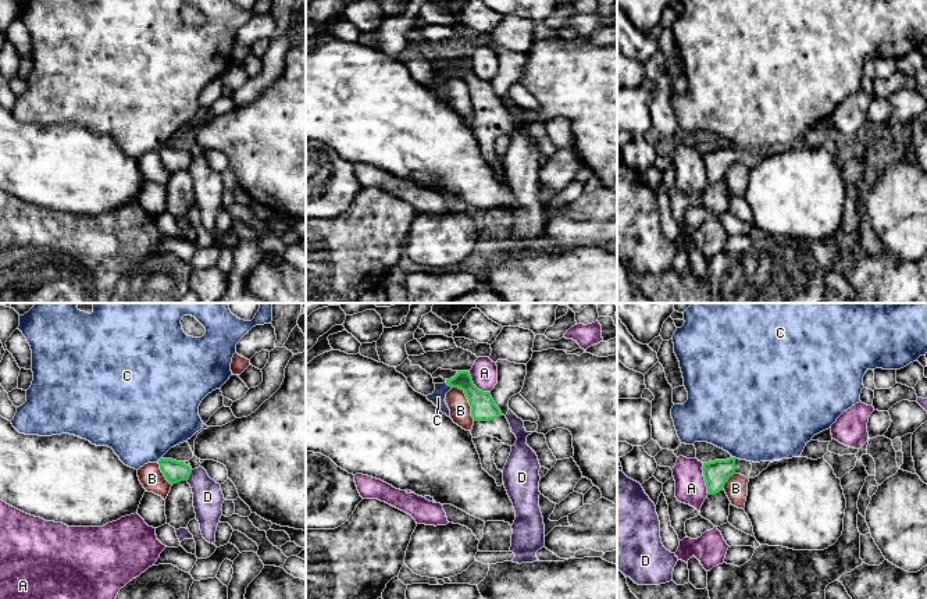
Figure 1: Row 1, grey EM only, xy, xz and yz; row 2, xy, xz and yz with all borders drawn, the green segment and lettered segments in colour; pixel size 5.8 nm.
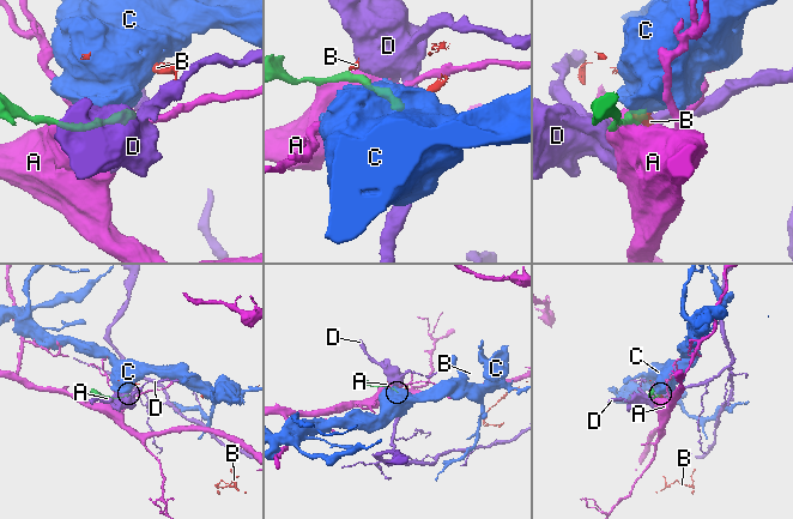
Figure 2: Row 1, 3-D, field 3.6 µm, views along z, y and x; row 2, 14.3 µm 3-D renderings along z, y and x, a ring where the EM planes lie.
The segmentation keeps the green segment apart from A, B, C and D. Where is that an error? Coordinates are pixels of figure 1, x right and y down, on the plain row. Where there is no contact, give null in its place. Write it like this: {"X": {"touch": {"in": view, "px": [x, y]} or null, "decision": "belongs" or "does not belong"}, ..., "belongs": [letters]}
{"A": {"touch": {"in": "yz", "px": [705, 167]}, "decision": "does not belong"}, "B": {"touch": {"in": "xz", "px": [469, 89]}, "decision": "does not belong"}, "C": {"touch": {"in": "xz", "px": [449, 74]}, "decision": "does not belong"}, "D": {"touch": {"in": "xy", "px": [189, 164]}, "decision": "does not belong"}, "belongs": []}

